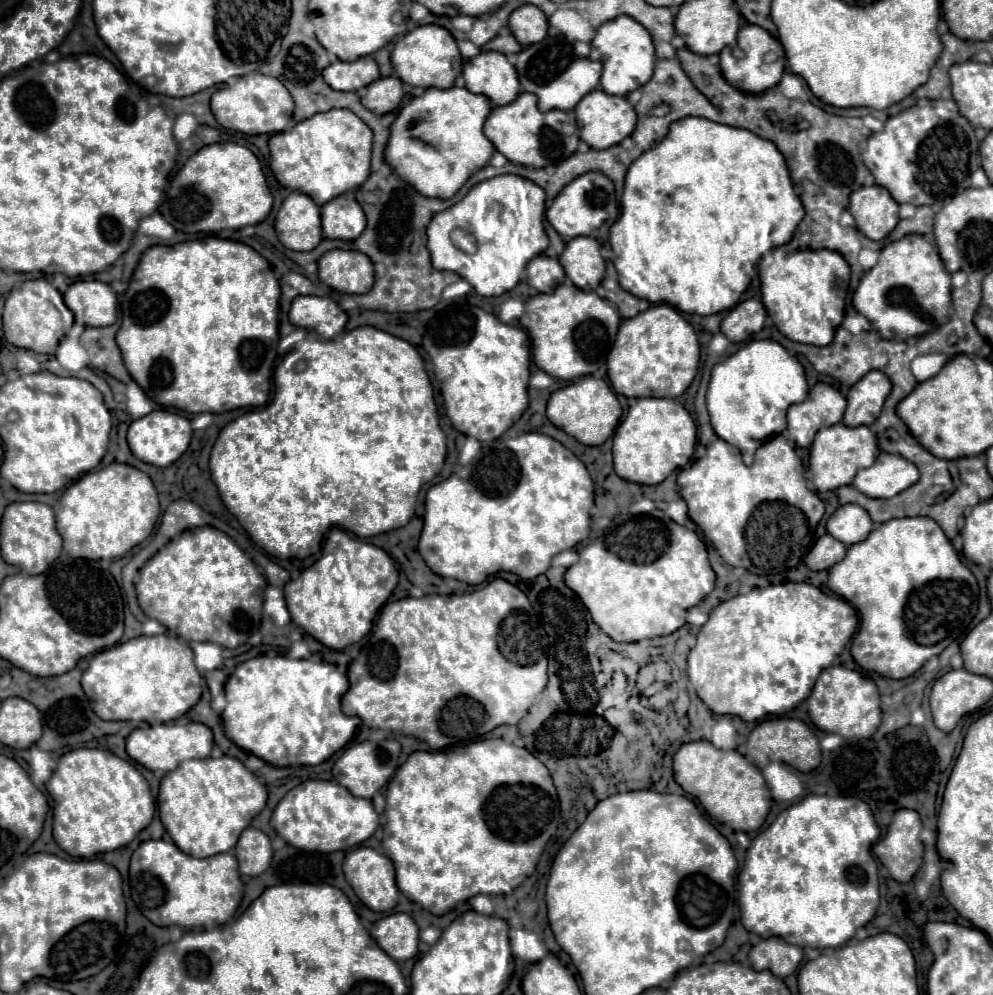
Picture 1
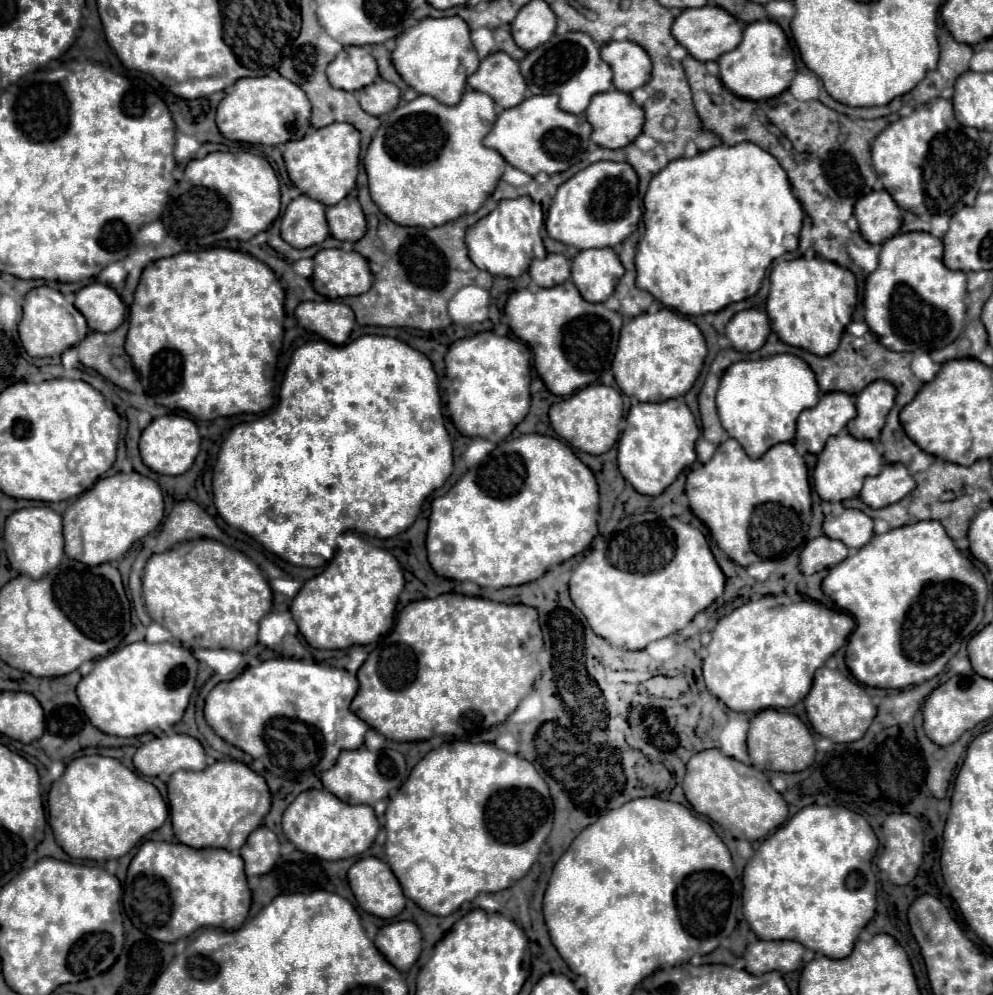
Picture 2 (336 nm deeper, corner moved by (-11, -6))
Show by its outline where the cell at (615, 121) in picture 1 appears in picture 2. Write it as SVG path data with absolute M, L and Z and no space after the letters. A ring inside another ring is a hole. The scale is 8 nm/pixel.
M621 91L595 95L585 115L593 127L591 139L605 149L621 149L633 143L645 123L643 109Z

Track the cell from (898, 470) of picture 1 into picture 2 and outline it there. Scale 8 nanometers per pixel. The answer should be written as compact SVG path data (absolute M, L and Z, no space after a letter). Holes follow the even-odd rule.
M887 463L883 471L875 477L867 477L861 489L861 499L873 507L881 509L901 501L915 489L915 479L903 463Z

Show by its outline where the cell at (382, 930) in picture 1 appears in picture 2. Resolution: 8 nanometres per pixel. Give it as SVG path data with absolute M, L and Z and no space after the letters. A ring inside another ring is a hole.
M395 921L379 929L377 949L399 971L409 971L421 955L421 931L413 921Z

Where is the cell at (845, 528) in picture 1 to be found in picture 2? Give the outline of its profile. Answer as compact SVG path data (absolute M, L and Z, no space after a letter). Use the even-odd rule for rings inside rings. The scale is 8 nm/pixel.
M845 509L841 515L827 515L823 533L843 541L849 549L859 549L873 537L873 519L859 509Z

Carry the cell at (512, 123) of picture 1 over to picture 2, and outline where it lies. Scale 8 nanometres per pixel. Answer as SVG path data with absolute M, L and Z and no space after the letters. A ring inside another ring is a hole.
M533 95L525 99L519 107L505 109L491 133L485 137L487 147L499 151L507 163L521 169L527 175L537 175L545 171L547 175L567 171L571 165L581 161L581 155L587 151L591 135L591 125L585 115L571 115L559 109L557 95Z

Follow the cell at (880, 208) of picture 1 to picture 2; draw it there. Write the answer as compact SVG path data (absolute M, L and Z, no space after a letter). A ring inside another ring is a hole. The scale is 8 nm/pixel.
M885 189L863 195L855 203L855 217L861 235L869 243L883 243L901 229L901 209Z

